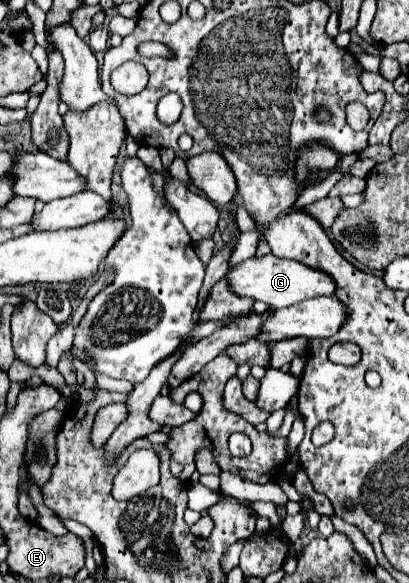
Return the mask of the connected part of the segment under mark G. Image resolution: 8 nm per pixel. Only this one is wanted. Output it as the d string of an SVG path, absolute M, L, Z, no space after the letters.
M272 253L264 255L260 259L258 257L246 259L244 263L236 265L232 271L228 271L226 279L230 281L232 291L236 295L264 301L272 309L290 307L290 305L300 303L304 299L322 297L322 295L334 295L336 293L336 283L332 281L332 277L328 277L328 273L324 273L320 269L312 269L312 267L308 267L304 263L298 263L298 261L274 257Z

